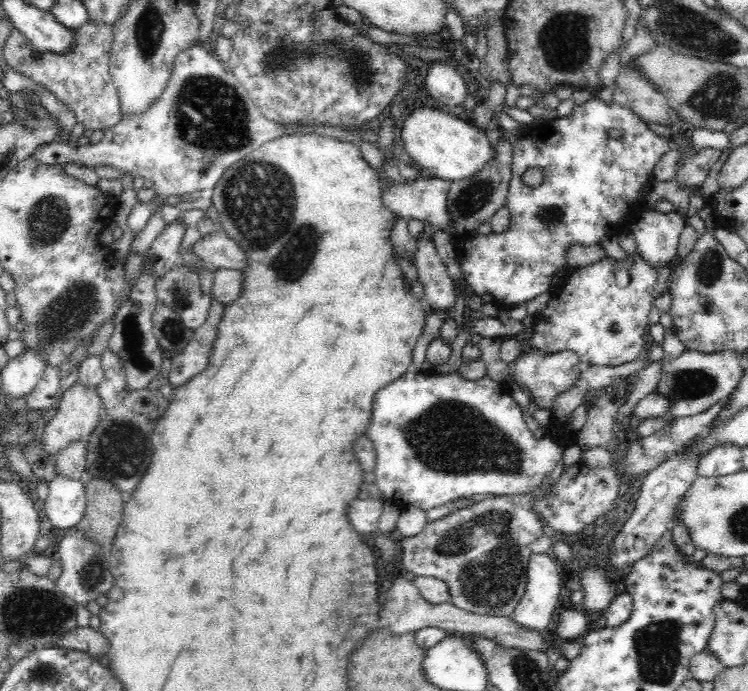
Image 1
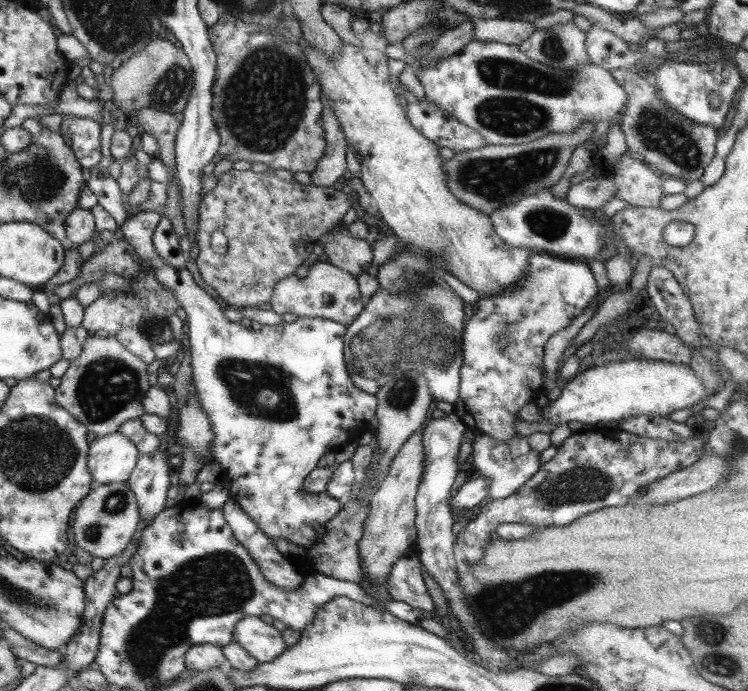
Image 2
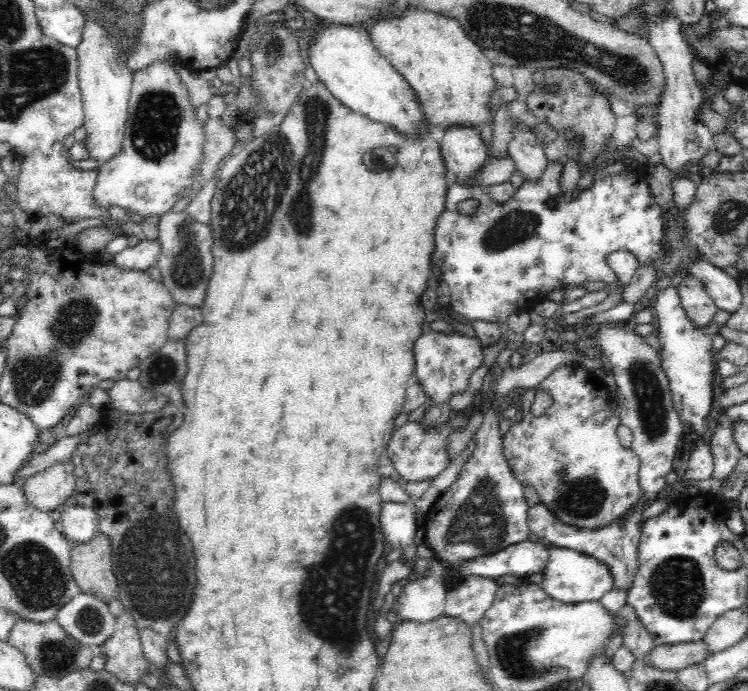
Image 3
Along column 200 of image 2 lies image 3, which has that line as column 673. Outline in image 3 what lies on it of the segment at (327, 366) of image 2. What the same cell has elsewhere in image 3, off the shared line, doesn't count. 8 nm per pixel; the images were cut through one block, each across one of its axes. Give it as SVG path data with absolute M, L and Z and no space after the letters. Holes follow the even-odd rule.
M668 287L656 294L656 303L653 309L656 318L655 327L658 330L658 357L660 367L666 373L668 387L670 387L670 399L672 407L680 417L682 430L694 432L699 440L707 439L711 434L711 427L717 418L712 406L714 398L714 372L717 371L715 359L712 358L712 350L716 350L716 341L720 327L726 325L732 312L718 309L712 322L706 326L696 326L685 313L681 305L677 289Z

